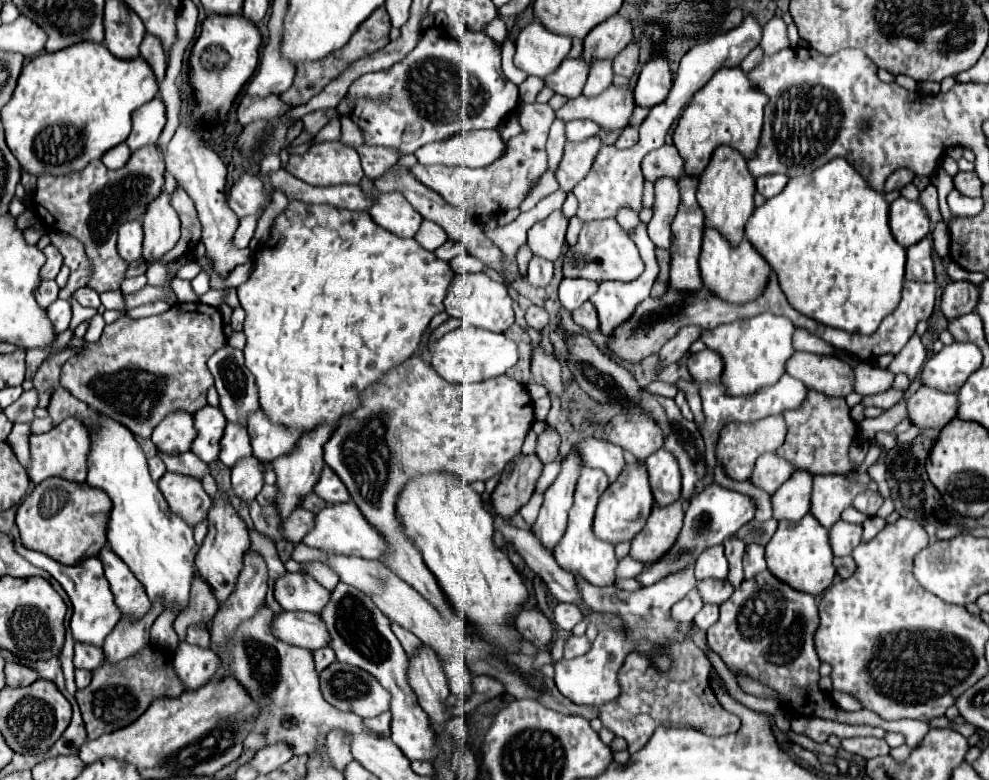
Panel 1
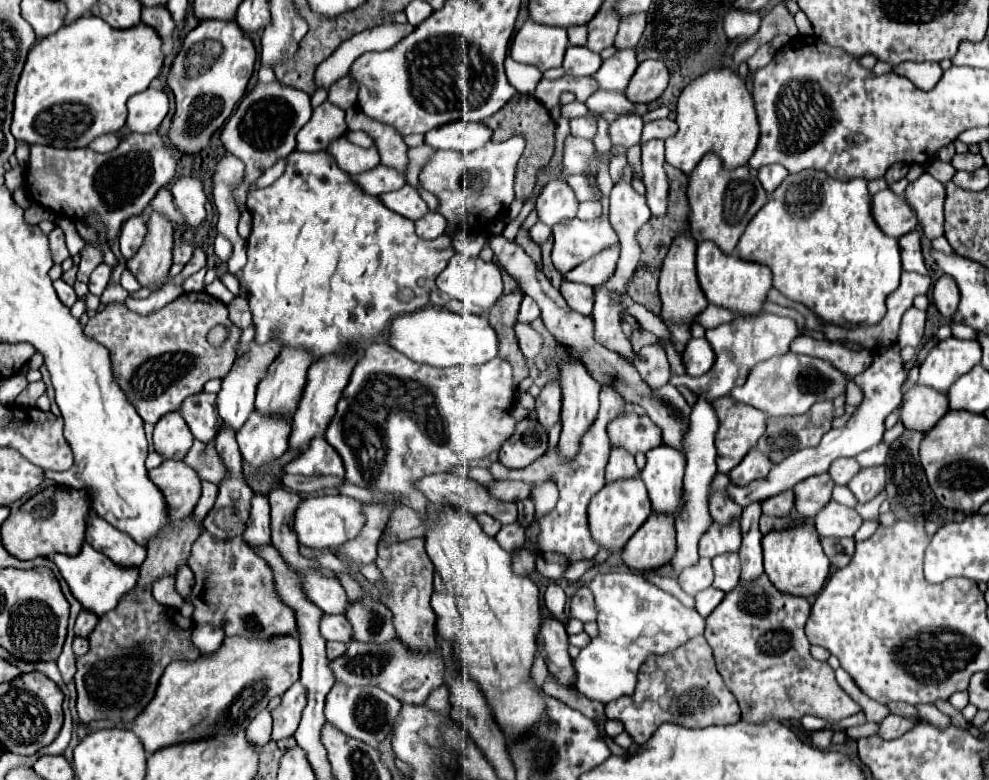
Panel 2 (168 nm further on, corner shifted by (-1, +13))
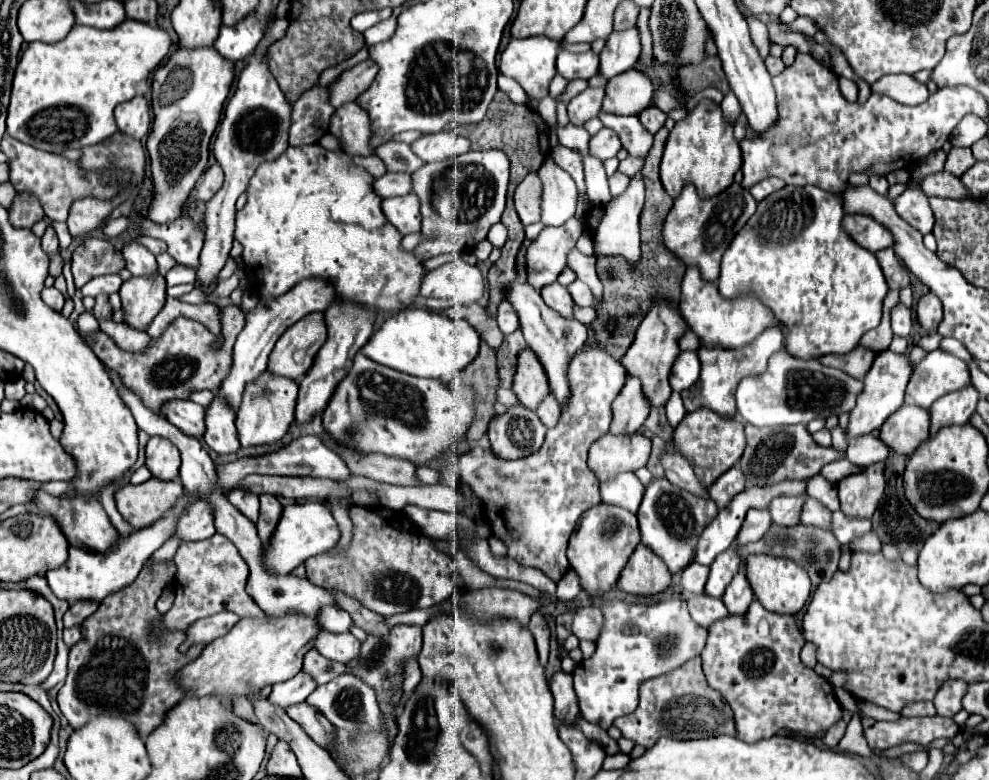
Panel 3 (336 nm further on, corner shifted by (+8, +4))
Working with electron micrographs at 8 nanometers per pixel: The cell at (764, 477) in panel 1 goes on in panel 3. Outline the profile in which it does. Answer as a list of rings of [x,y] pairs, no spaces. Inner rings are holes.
[[[734,466],[710,486],[710,498],[716,502],[718,508],[726,508],[730,500],[744,490],[746,490],[746,476],[738,466]]]

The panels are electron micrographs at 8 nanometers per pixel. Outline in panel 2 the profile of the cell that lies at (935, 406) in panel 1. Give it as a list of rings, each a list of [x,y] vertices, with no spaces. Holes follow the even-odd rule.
[[[915,385],[905,393],[899,405],[899,419],[905,429],[927,433],[947,411],[949,401],[945,395],[931,387]]]

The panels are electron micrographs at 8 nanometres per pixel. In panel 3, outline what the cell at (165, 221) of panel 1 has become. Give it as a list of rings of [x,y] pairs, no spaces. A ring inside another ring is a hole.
[[[162,274],[132,276],[122,284],[118,294],[126,312],[124,322],[142,330],[150,324],[150,318],[162,310],[162,302],[166,300],[166,280]]]

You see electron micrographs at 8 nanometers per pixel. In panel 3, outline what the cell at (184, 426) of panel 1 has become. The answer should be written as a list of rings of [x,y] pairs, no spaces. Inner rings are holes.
[[[152,436],[146,444],[146,466],[154,478],[174,480],[178,476],[178,448],[162,436]]]

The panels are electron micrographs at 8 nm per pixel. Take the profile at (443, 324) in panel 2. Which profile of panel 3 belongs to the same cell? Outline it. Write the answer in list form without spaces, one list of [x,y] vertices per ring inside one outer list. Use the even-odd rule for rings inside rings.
[[[406,308],[390,316],[382,328],[374,332],[362,348],[362,354],[378,364],[412,376],[450,380],[478,356],[478,346],[480,334],[466,320],[450,320],[446,314],[426,308]]]

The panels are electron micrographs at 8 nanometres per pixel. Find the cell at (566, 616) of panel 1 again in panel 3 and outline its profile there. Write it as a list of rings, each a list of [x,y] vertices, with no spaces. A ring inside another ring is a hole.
[[[582,606],[572,620],[572,634],[580,640],[596,640],[602,628],[602,612],[598,606]]]

